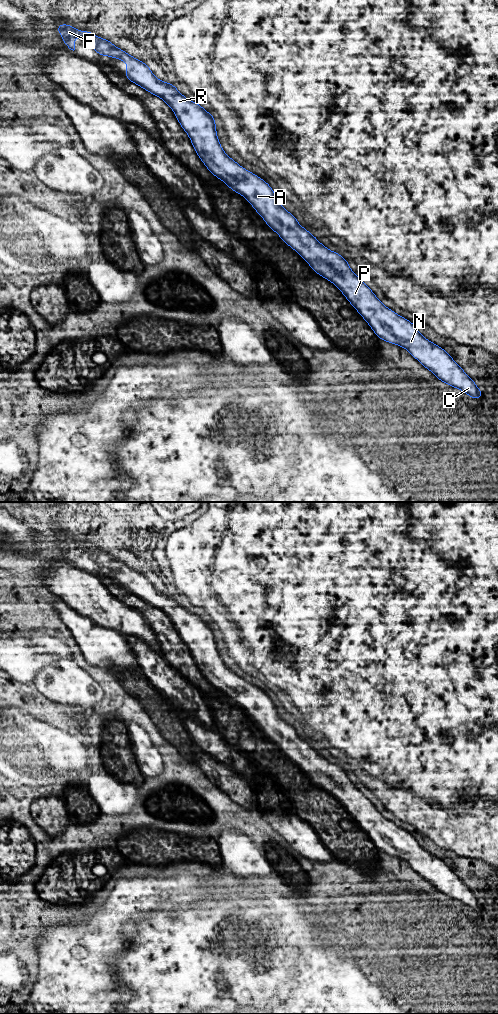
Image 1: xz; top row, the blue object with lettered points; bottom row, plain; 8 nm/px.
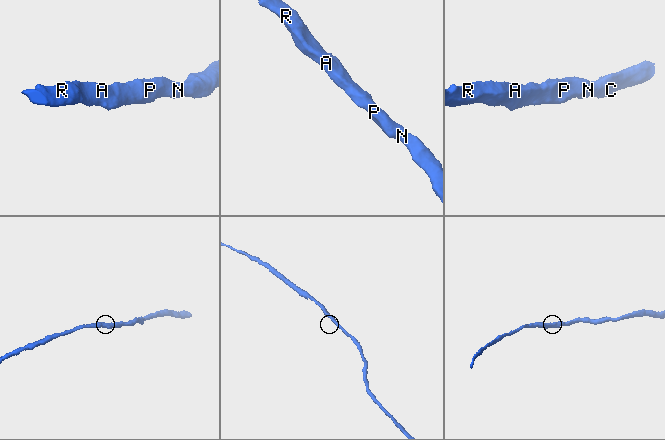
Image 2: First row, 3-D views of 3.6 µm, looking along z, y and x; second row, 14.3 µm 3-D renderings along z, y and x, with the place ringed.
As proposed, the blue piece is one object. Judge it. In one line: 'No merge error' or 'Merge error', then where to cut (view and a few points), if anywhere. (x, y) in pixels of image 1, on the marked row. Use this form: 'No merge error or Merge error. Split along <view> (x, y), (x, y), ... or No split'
No merge error. No split

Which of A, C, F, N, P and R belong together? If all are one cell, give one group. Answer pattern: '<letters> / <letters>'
A C F N P R

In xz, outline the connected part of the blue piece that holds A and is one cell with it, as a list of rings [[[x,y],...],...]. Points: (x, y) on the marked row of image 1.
[[[63,23],[55,30],[59,31],[64,45],[73,51],[75,37],[79,36],[100,56],[124,61],[128,66],[124,76],[150,94],[160,97],[172,109],[206,168],[231,190],[243,196],[270,229],[295,250],[314,272],[333,283],[379,339],[406,349],[438,380],[473,399],[481,399],[482,390],[442,347],[426,339],[413,322],[386,307],[350,269],[349,261],[321,244],[298,223],[294,214],[284,209],[266,181],[244,169],[224,152],[212,113],[182,95],[174,84],[159,80],[146,63],[117,48],[111,41]]]

